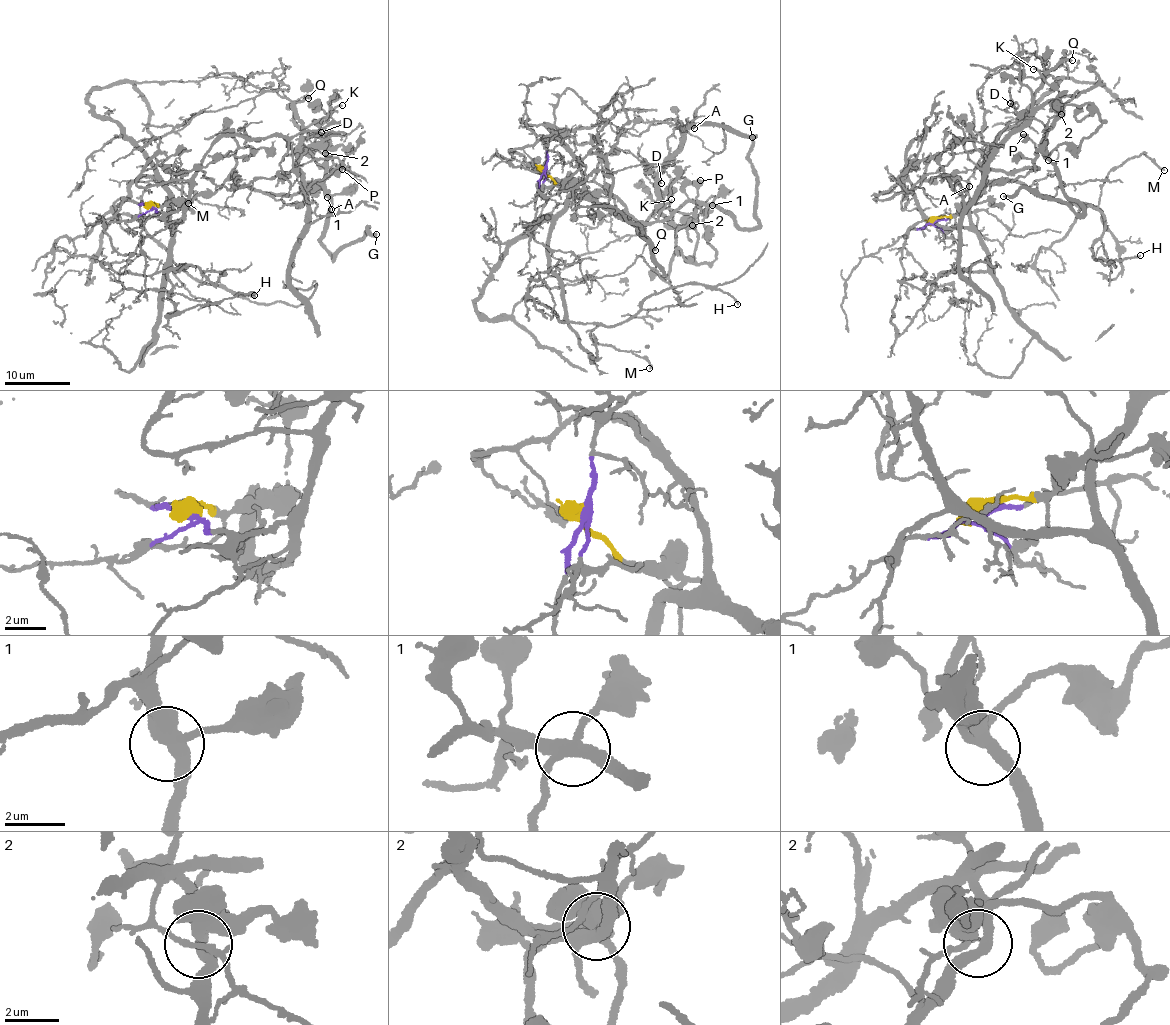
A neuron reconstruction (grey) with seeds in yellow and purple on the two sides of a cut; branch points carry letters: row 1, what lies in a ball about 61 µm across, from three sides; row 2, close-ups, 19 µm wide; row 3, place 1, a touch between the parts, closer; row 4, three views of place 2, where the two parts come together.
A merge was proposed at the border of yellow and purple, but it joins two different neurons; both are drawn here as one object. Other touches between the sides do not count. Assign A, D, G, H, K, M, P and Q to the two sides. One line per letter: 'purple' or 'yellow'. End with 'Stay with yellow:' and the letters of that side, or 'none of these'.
A: yellow
D: yellow
G: yellow
H: purple
K: yellow
M: purple
P: yellow
Q: yellow
Stay with yellow: A, D, G, K, P, Q

